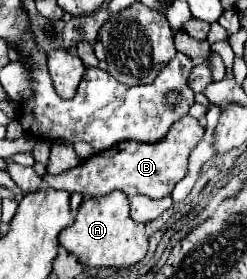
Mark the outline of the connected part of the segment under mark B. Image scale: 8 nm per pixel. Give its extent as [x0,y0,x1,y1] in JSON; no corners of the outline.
[42,116,204,200]

